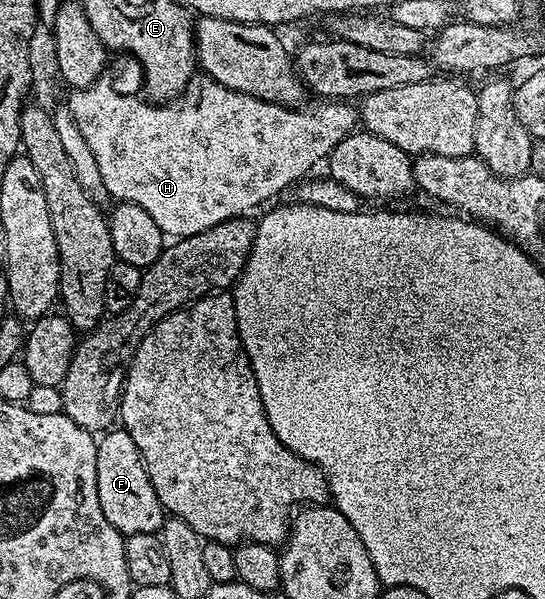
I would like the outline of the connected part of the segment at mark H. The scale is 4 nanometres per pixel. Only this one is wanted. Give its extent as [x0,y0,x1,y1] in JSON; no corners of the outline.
[66,55,358,239]

